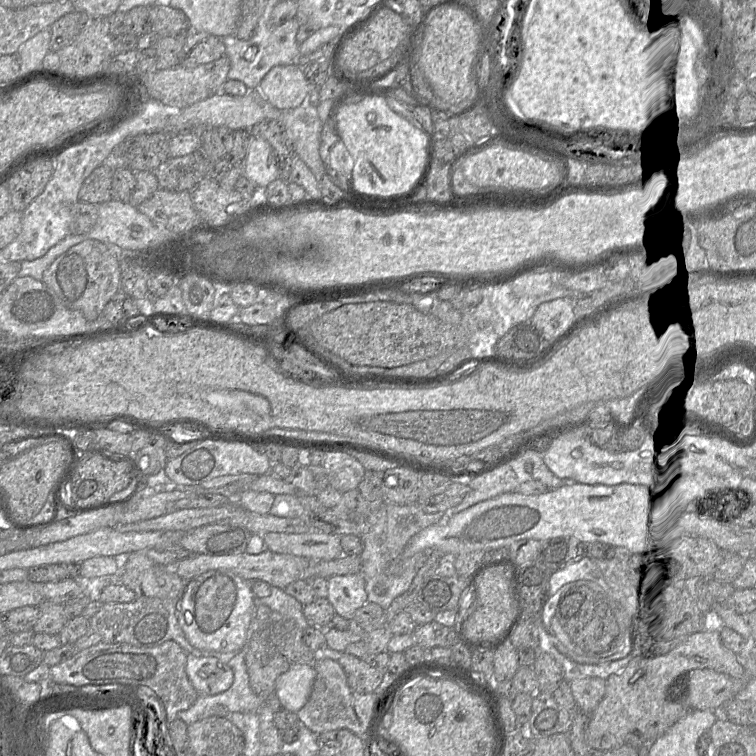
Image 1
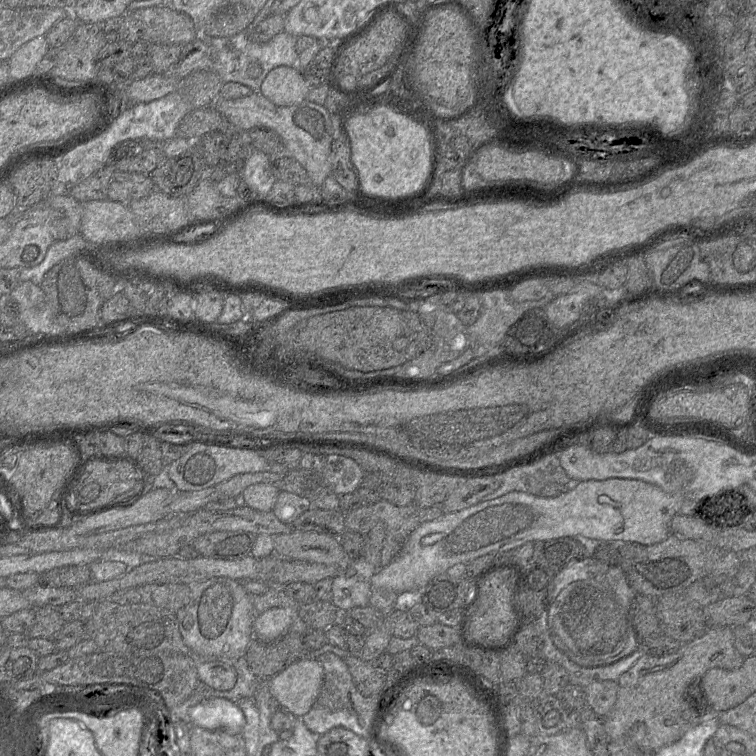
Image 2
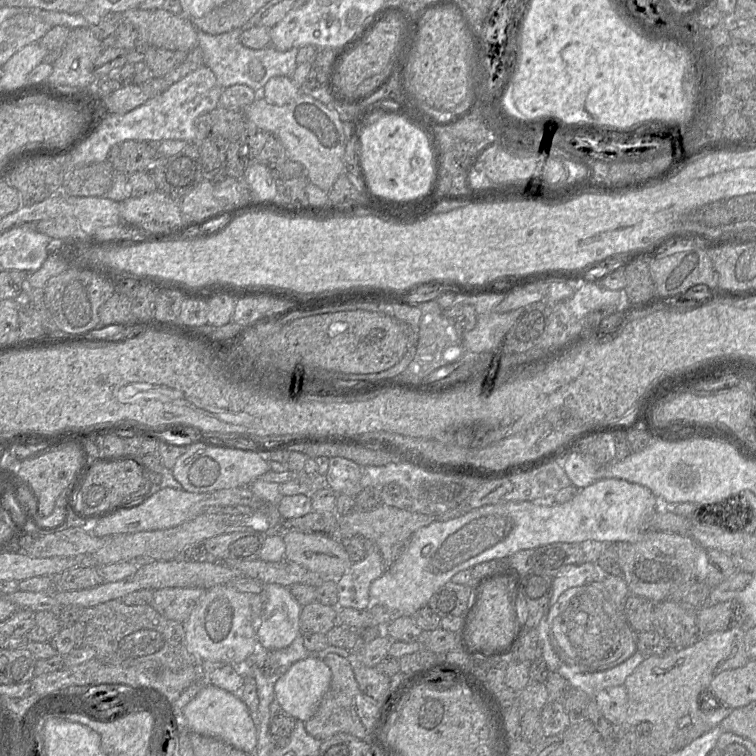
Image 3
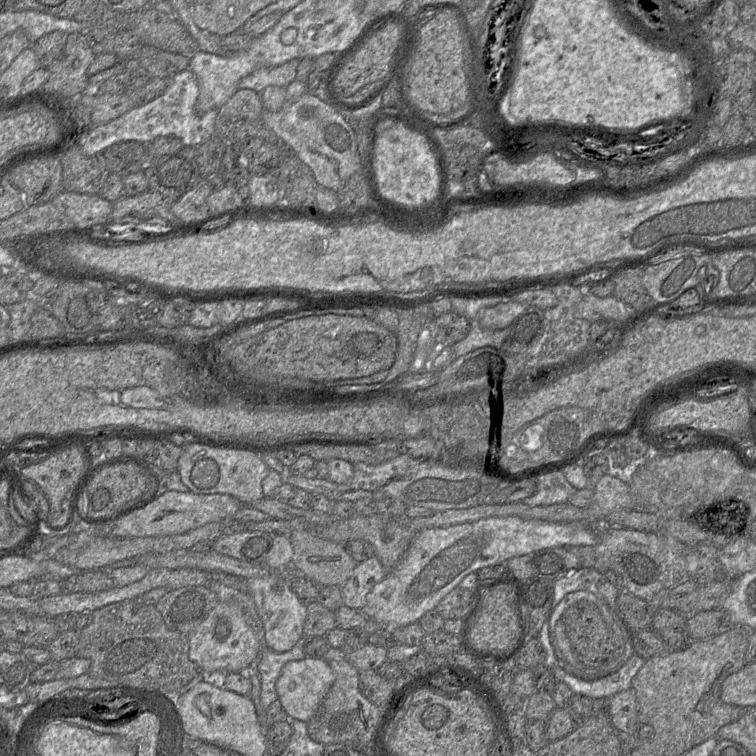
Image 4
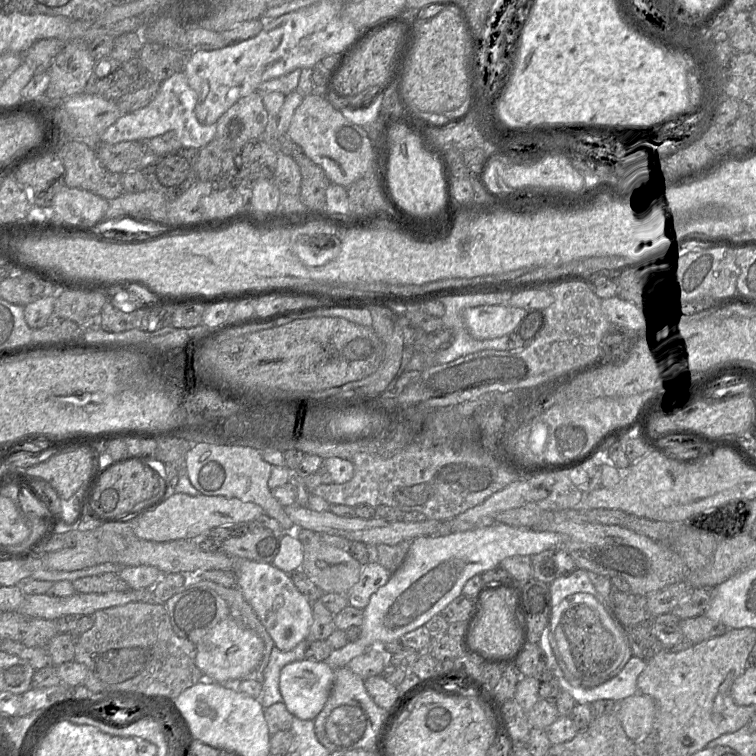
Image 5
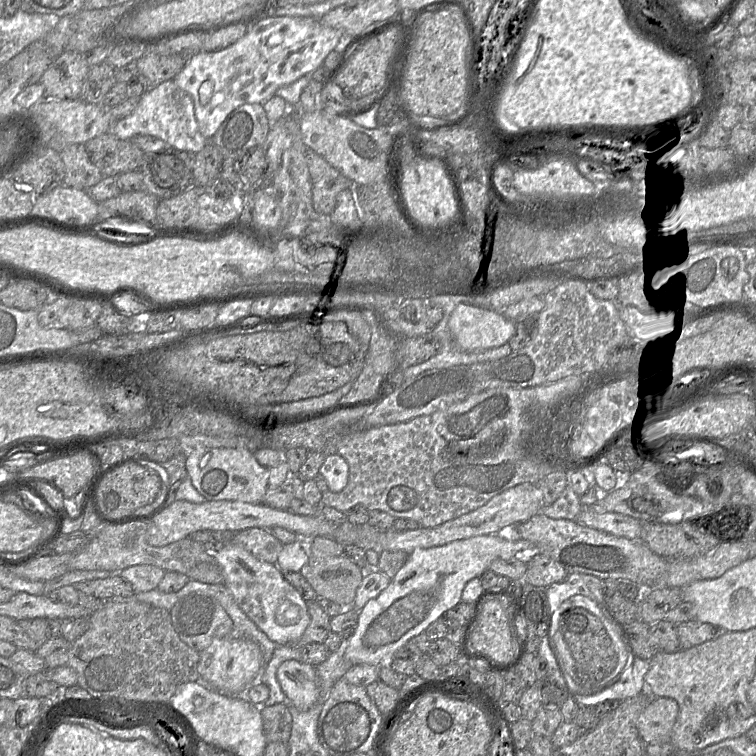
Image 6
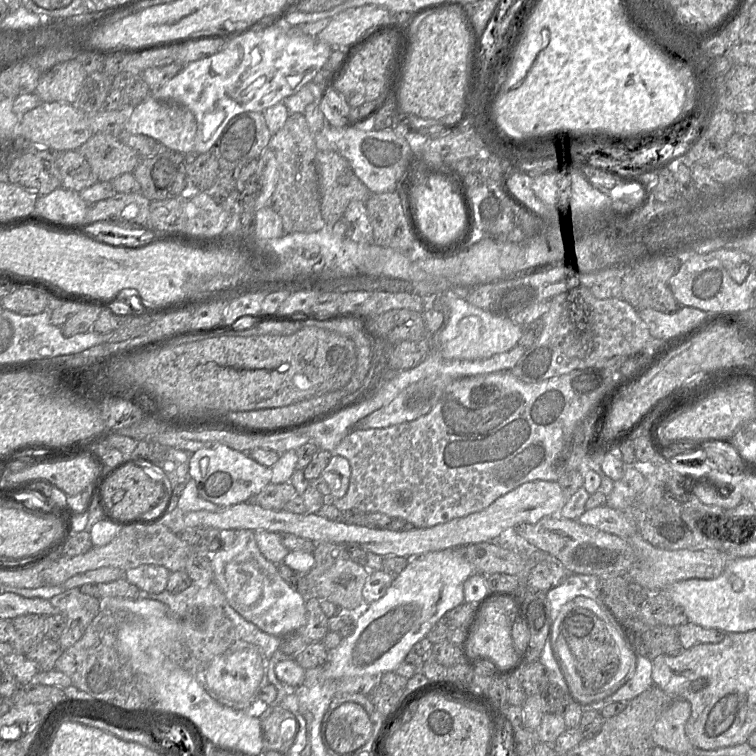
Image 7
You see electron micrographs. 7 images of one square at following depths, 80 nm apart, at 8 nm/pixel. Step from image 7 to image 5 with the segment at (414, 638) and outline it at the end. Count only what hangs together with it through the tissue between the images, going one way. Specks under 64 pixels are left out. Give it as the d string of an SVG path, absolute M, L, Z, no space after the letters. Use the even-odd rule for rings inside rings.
M495 522L486 527L479 527L472 530L451 533L448 535L429 535L429 536L419 536L411 541L410 548L407 555L400 565L400 567L392 573L388 582L380 587L372 596L370 597L369 603L363 610L363 623L361 625L360 638L366 641L366 646L370 648L373 643L389 643L399 640L404 634L411 632L419 627L424 626L433 616L439 614L448 604L450 604L455 598L462 594L462 589L466 582L475 575L481 575L484 572L494 569L500 565L500 563L507 557L512 556L533 556L535 554L541 553L545 550L552 548L562 547L563 537L551 531L536 531L529 528L513 527L504 523Z

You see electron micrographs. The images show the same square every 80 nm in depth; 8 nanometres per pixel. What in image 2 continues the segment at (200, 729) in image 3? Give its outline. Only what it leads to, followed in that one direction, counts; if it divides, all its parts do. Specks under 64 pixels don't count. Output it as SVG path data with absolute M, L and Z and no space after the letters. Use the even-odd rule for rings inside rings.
M226 698L206 699L190 709L191 724L208 730L241 734L245 716L236 702Z

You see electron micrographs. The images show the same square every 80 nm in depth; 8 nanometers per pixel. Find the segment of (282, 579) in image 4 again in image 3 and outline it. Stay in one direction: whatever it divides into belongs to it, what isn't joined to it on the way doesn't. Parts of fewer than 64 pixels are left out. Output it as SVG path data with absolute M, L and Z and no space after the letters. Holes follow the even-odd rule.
M264 584L265 606L256 631L259 646L267 650L288 647L301 634L302 606L289 588L279 584Z

